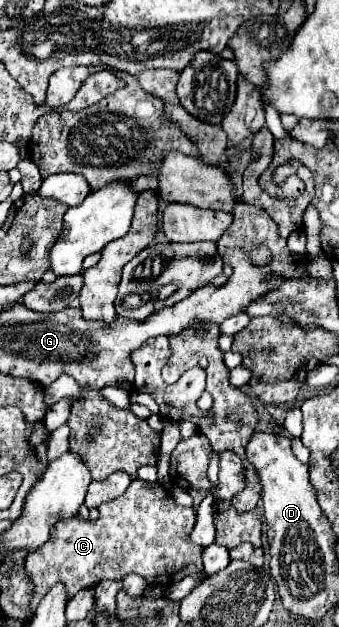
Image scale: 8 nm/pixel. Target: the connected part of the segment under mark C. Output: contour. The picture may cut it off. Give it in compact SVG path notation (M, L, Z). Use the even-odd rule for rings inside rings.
M135 479L121 497L99 507L99 519L59 521L51 541L25 557L25 571L33 583L31 609L55 583L63 583L71 599L81 589L109 579L121 581L129 573L143 577L149 585L169 585L171 579L201 575L201 553L197 545L189 543L193 523L195 511L191 507L177 505L159 483Z

